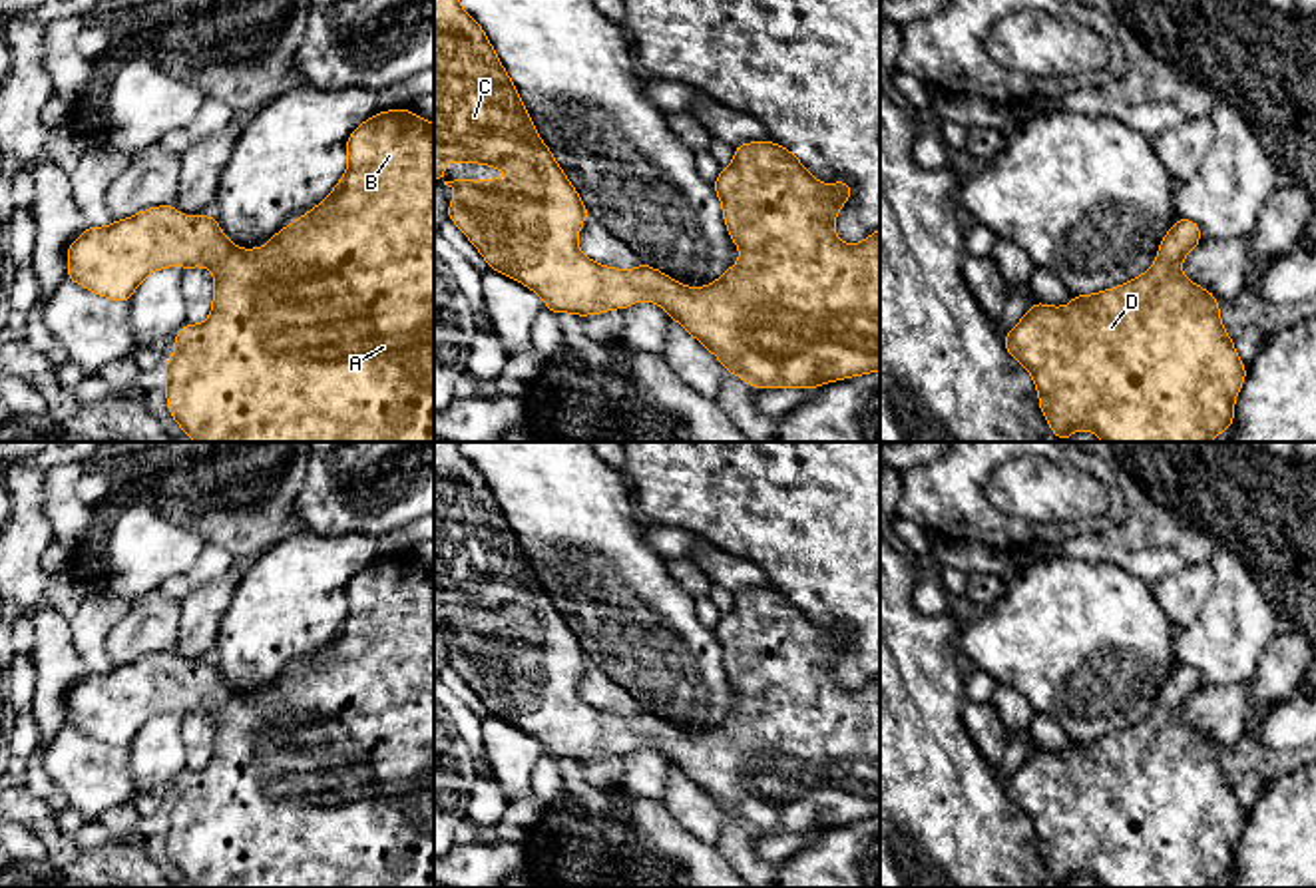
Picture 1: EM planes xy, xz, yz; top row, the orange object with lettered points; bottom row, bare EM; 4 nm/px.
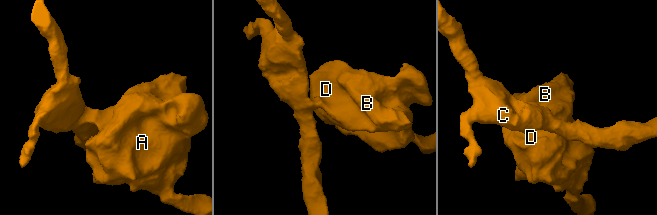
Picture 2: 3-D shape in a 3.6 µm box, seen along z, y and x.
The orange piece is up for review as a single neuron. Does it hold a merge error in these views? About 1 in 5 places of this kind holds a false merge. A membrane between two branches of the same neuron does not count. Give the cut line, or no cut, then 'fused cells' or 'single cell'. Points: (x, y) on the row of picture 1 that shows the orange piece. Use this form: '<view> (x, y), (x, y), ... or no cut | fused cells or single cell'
no cut | single cell

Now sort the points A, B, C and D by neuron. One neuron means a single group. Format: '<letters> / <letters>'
A B C D

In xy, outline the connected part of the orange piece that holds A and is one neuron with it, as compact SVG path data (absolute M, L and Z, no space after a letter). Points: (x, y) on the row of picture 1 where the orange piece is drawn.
M410 110L378 111L346 139L348 167L330 195L257 249L231 243L215 217L187 217L173 205L149 207L108 227L88 227L68 247L68 279L88 291L127 303L139 283L163 267L209 267L215 279L211 315L203 325L183 325L175 352L163 364L167 410L195 442L434 442L434 123Z

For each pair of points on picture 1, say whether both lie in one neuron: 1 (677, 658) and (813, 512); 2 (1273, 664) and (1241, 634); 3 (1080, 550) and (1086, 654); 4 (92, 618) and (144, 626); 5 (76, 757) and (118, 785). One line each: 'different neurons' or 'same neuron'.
1: different neurons
2: different neurons
3: different neurons
4: different neurons
5: same neuron

